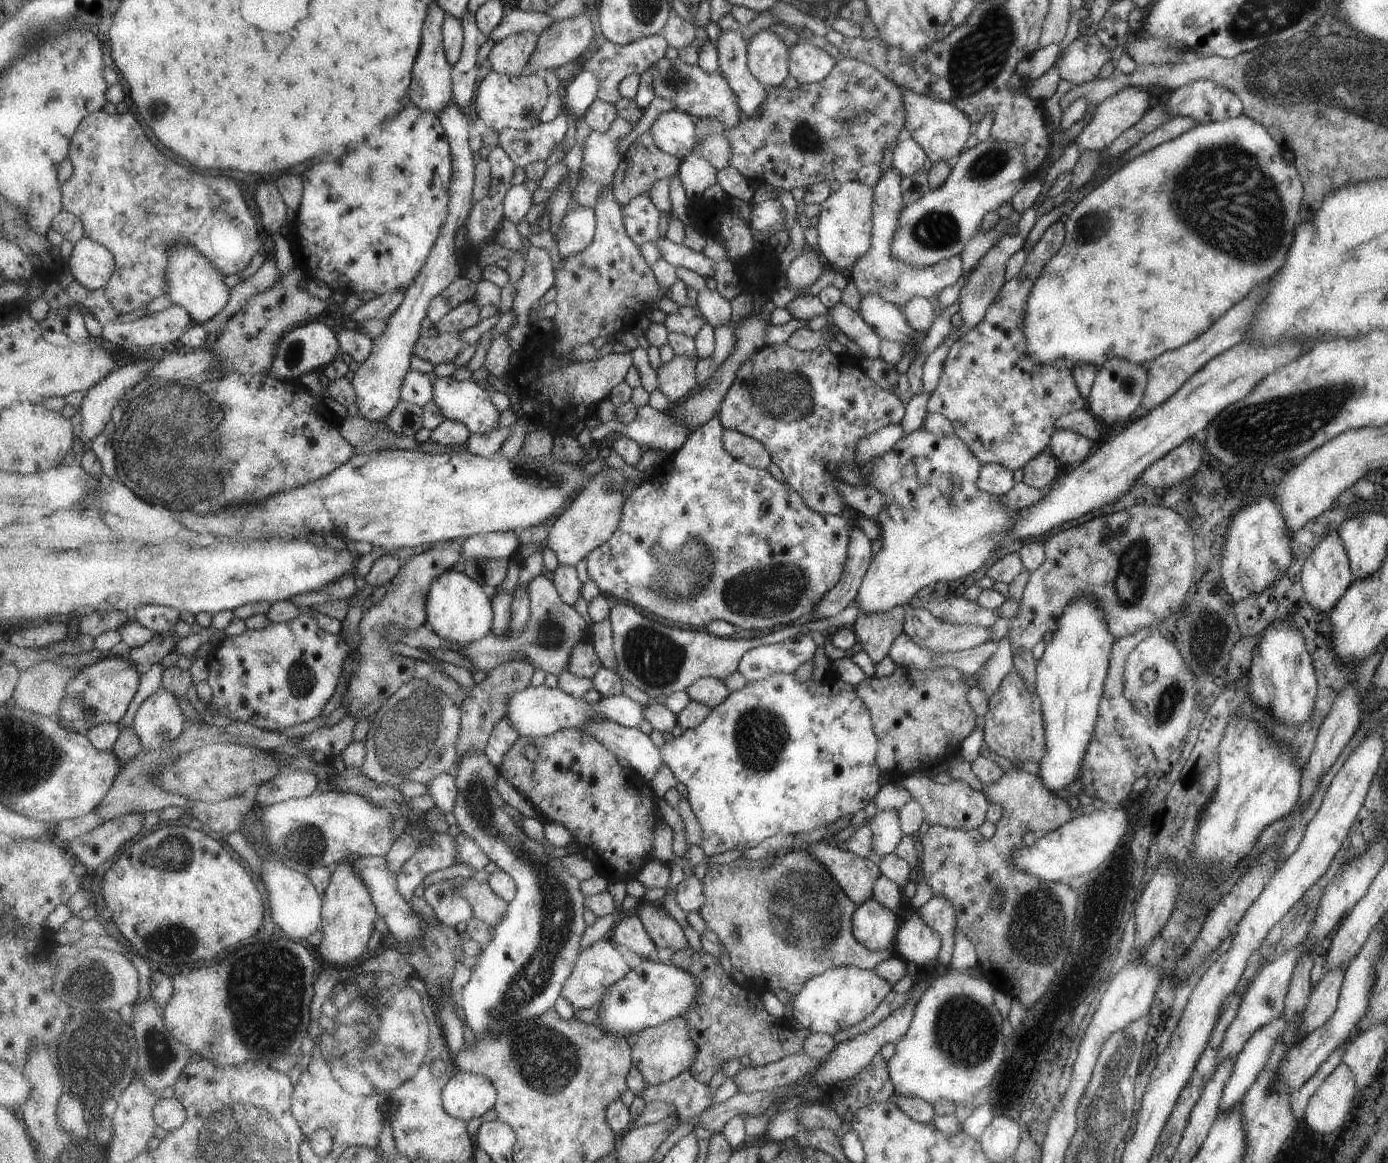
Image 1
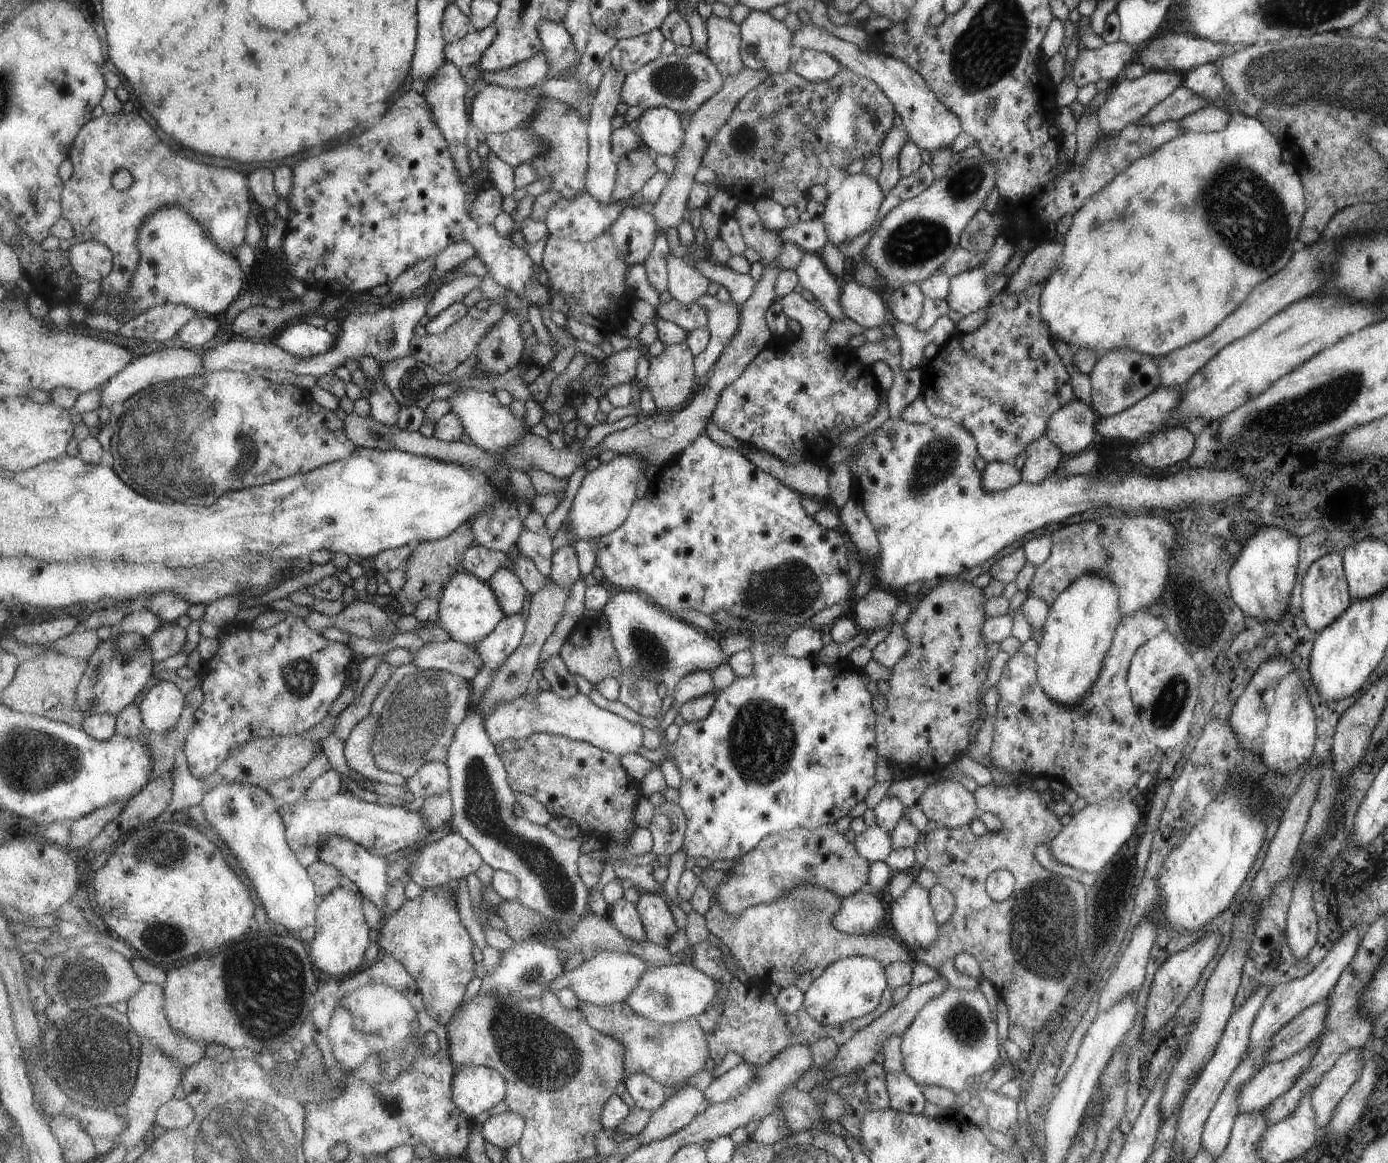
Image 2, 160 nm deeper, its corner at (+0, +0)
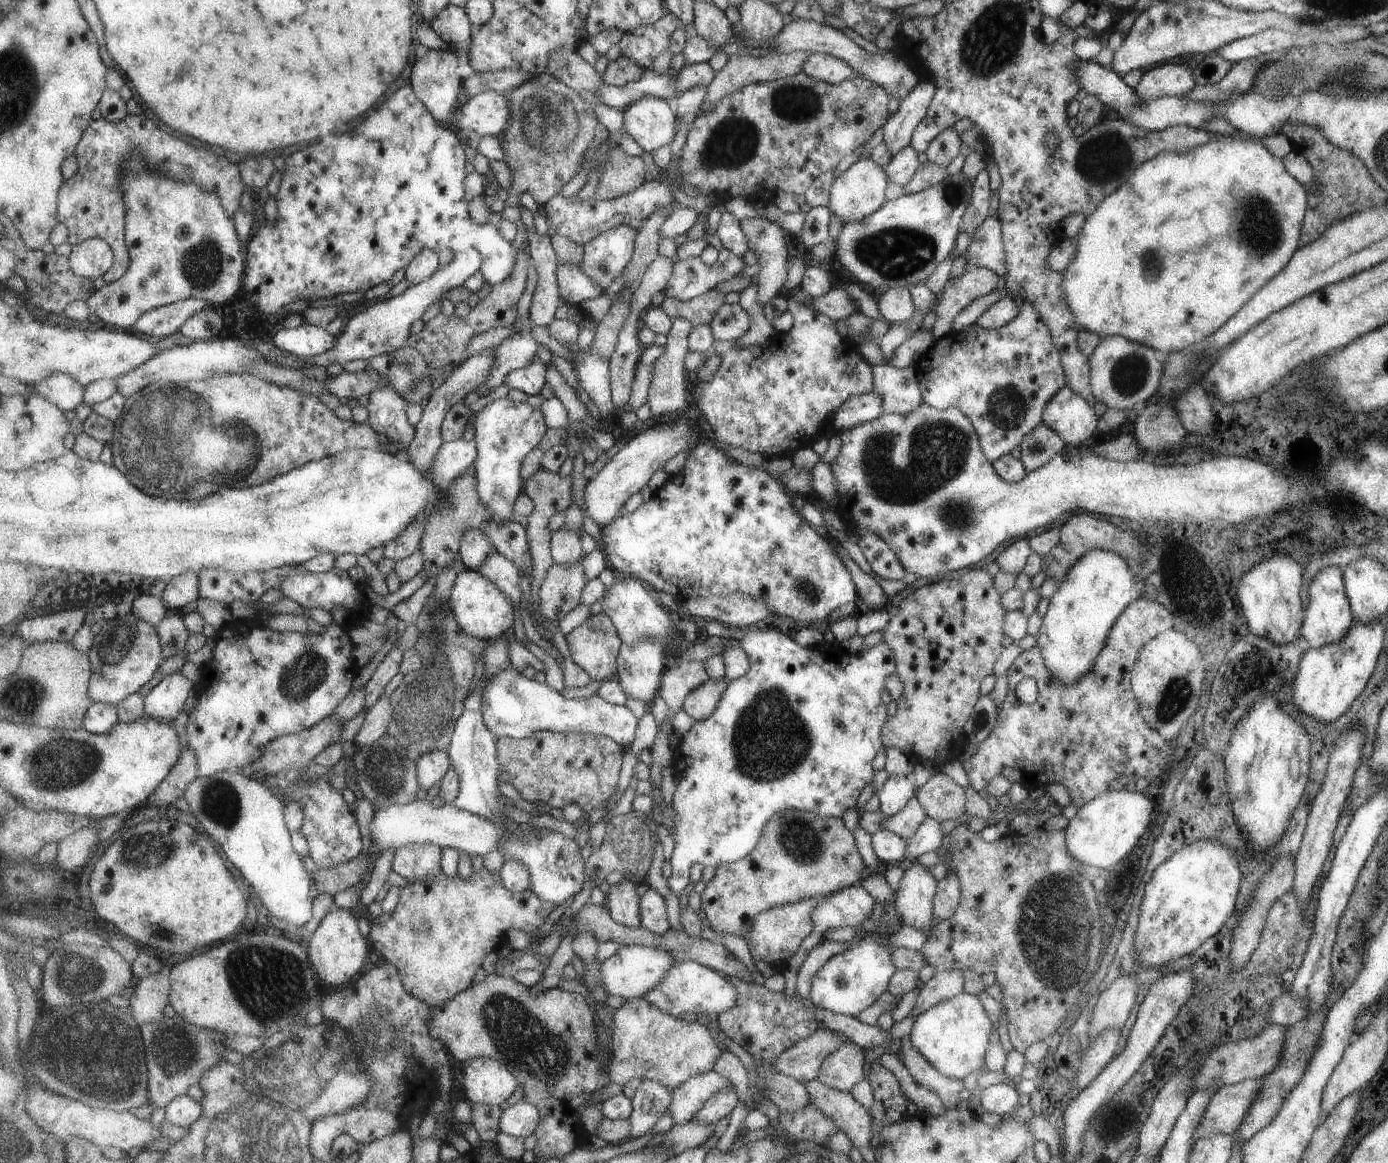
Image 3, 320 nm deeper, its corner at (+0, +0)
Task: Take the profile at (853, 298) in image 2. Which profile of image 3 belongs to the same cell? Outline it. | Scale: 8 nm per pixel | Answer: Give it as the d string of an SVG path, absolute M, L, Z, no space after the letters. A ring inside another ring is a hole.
M801 288L792 297L834 321L847 318L853 311L858 311L858 307L842 289L831 288L821 296L811 297Z

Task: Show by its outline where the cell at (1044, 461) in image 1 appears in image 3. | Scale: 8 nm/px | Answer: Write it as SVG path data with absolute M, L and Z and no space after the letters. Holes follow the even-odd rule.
M1041 422L1018 444L1020 461L1027 473L1034 471L1059 454L1065 445L1064 440L1051 427Z

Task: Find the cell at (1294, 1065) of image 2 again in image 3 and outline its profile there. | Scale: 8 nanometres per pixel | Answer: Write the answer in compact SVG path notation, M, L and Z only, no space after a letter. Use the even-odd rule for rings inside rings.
M1262 1078L1244 1080L1219 1087L1211 1093L1204 1106L1203 1114L1193 1131L1193 1142L1207 1135L1231 1136L1240 1125L1245 1112L1248 1111L1250 1102L1255 1098L1261 1081Z

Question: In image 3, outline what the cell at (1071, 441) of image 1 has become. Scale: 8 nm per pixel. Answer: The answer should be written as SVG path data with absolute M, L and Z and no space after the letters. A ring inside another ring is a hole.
M1066 382L1042 410L1042 422L1051 427L1066 445L1072 447L1082 446L1083 441L1091 437L1097 419L1091 398L1073 392Z

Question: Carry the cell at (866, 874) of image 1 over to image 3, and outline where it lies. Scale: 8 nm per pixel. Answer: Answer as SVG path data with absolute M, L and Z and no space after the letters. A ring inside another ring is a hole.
M783 809L766 824L763 838L751 854L737 862L725 862L715 866L715 876L699 893L703 916L710 923L712 930L719 935L732 934L747 940L759 913L801 899L826 897L836 890L861 882L868 877L868 866L863 864L863 858L855 846L851 833L839 817L820 817L804 810Z

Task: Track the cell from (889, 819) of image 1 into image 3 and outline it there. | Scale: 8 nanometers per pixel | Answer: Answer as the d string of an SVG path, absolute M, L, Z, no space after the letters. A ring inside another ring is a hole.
M905 775L888 776L884 785L876 792L880 801L879 810L886 816L894 815L916 793L911 777Z

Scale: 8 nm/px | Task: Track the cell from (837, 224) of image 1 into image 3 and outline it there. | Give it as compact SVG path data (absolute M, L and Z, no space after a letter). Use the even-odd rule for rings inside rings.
M861 157L833 179L829 189L828 209L842 224L845 221L861 221L863 217L874 213L886 200L883 190L887 181L885 170L873 158Z

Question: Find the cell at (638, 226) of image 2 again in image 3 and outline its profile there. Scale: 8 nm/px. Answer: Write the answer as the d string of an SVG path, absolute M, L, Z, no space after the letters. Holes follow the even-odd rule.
M628 224L607 230L585 245L585 257L579 269L607 290L634 257L638 234L639 231Z

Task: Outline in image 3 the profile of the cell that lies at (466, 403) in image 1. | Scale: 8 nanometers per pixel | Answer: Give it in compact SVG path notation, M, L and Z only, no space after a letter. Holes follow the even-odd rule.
M497 399L485 405L471 420L478 442L479 458L474 462L478 478L478 493L481 500L492 512L490 518L504 521L513 520L513 506L521 494L525 481L526 456L539 447L548 424L541 406L533 408L529 404L511 399Z

